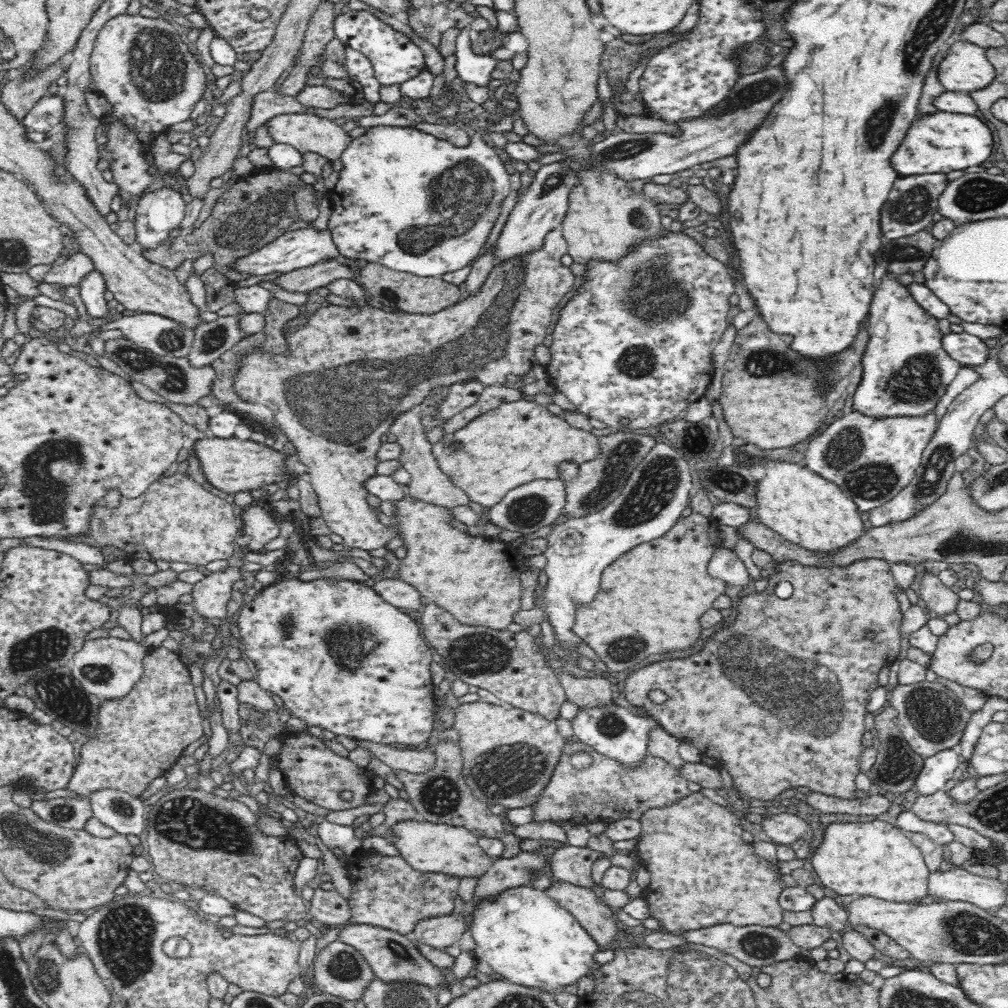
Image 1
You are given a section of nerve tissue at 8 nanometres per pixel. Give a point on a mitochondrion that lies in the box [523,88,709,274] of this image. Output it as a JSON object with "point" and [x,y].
{"point":[625,149]}

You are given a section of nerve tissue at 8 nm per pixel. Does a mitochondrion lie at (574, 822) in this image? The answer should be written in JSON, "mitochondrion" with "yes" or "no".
{"mitochondrion":"no"}

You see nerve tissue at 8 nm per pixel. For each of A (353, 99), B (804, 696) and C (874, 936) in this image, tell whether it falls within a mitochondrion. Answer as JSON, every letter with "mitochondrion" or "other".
{"A":"other","B":"mitochondrion","C":"other"}

